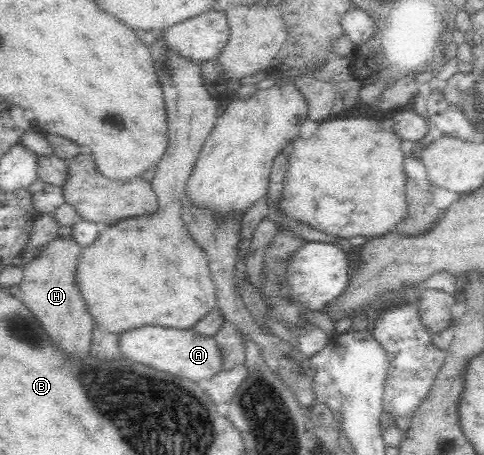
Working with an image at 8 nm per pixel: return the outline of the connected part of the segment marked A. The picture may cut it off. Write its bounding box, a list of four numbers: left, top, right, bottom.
[120,308,225,382]

